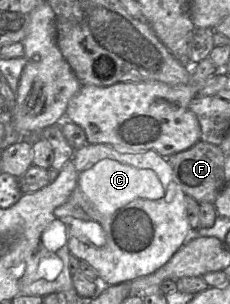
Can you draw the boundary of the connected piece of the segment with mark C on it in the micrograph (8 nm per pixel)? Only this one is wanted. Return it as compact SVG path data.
M86 144L74 151L71 161L79 173L77 186L69 199L54 210L56 218L72 217L84 222L97 222L105 233L105 244L95 246L79 231L71 236L67 225L67 246L71 255L87 261L97 272L104 286L131 282L150 275L165 265L190 239L190 225L185 207L185 193L176 181L167 158L153 150L120 152L109 144Z

